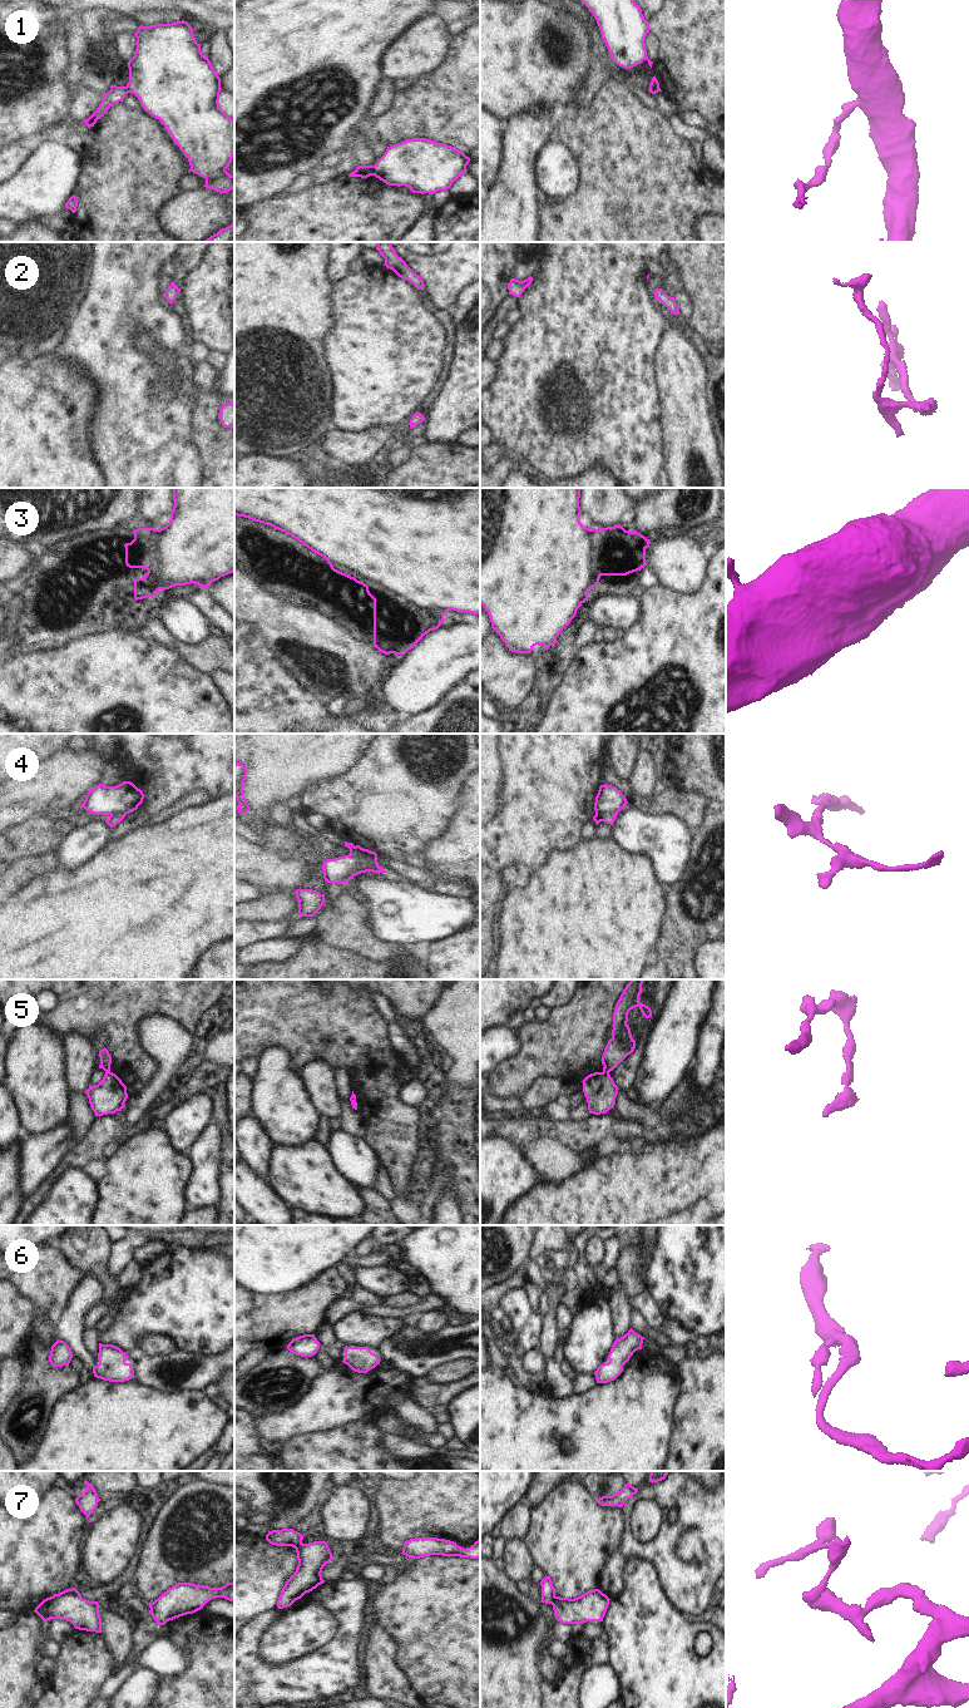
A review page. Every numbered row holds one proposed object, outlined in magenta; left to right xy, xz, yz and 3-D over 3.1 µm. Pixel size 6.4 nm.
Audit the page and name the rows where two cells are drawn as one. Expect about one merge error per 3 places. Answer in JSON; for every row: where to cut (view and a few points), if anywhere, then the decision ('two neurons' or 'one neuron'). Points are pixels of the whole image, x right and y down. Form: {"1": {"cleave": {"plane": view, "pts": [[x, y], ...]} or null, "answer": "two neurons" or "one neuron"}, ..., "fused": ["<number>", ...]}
{"1": {"cleave": {"plane": "xz", "pts": [[374, 166], [371, 174]]}, "answer": "two neurons"}, "2": {"cleave": null, "answer": "one neuron"}, "3": {"cleave": null, "answer": "one neuron"}, "4": {"cleave": {"plane": "xz", "pts": [[350, 849], [361, 853], [374, 868]]}, "answer": "two neurons"}, "5": {"cleave": {"plane": "yz", "pts": [[603, 1071], [608, 1074]]}, "answer": "two neurons"}, "6": {"cleave": null, "answer": "one neuron"}, "7": {"cleave": {"plane": "yz", "pts": [[555, 1597], [552, 1604]]}, "answer": "two neurons"}, "fused": ["1", "4", "5", "7"]}

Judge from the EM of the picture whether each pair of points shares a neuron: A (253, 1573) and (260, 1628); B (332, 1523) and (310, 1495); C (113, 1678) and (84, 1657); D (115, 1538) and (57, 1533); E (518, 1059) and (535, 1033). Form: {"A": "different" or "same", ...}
{"A": "different", "B": "different", "C": "different", "D": "different", "E": "same"}

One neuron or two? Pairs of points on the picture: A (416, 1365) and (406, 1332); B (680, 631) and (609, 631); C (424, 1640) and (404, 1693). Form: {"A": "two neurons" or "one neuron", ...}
{"A": "one neuron", "B": "two neurons", "C": "two neurons"}

